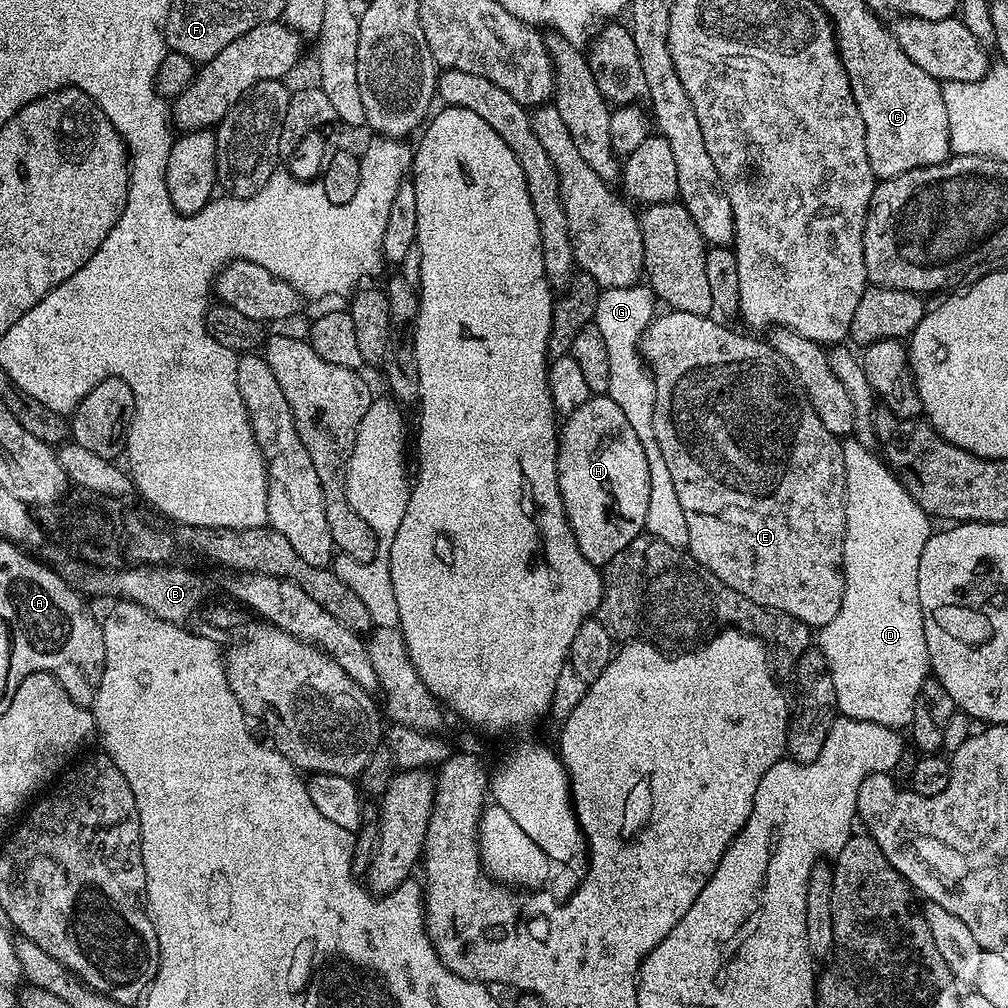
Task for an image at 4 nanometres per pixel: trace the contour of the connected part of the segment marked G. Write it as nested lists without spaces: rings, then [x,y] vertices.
[[[637,282],[621,288],[603,289],[598,298],[598,310],[594,322],[598,330],[602,330],[602,338],[606,342],[606,351],[610,357],[610,386],[606,395],[614,402],[618,402],[622,414],[626,414],[626,422],[630,422],[634,434],[638,434],[638,442],[642,442],[642,450],[646,454],[646,462],[650,470],[650,506],[646,506],[644,523],[647,535],[658,538],[662,542],[670,542],[670,546],[675,548],[687,549],[690,534],[686,530],[686,514],[682,514],[678,493],[674,491],[670,470],[666,470],[666,462],[662,459],[658,438],[654,438],[656,387],[652,381],[652,373],[645,364],[643,356],[640,355],[640,339],[652,325],[657,312],[658,301],[655,292],[651,287]]]

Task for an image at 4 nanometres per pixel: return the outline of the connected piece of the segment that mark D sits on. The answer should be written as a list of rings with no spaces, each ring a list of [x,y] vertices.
[[[848,438],[841,443],[840,449],[846,470],[844,593],[840,613],[819,629],[818,647],[828,663],[830,678],[834,678],[840,716],[904,730],[912,722],[914,698],[918,698],[922,682],[930,676],[922,606],[918,602],[918,558],[922,558],[922,550],[932,537],[934,525],[928,513],[900,485],[900,477],[877,453],[875,456],[872,448]]]

